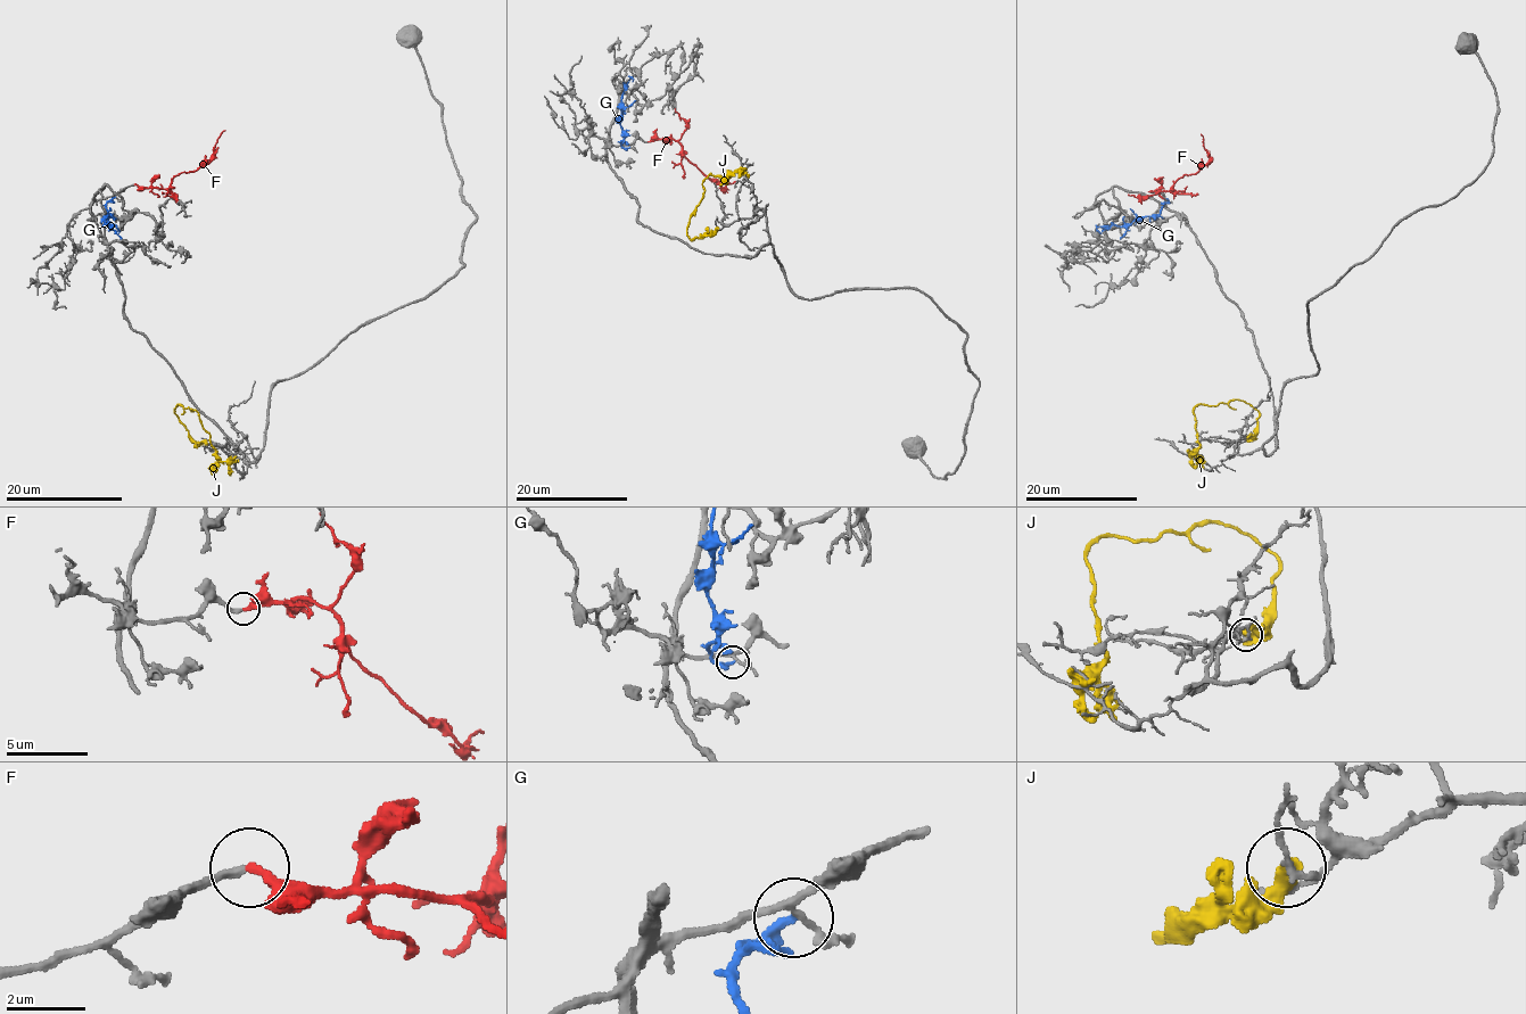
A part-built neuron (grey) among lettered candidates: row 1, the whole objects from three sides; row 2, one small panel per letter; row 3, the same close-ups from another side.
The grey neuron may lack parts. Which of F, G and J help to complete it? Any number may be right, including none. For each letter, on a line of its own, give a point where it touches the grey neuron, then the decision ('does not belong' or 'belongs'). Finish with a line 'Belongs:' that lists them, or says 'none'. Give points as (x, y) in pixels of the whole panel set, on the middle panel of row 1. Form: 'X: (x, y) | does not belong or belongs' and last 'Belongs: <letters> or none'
F: (649, 141) | belongs
G: (628, 147) | does not belong
J: (716, 228) | does not belong
Belongs: F

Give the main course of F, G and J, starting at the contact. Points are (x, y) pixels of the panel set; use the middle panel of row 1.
F: (648, 141), (676, 140), (683, 154), (723, 189), (735, 181)
G: (628, 147), (621, 146), (620, 116), (623, 91), (629, 76), (633, 81)
J: (717, 229), (692, 239), (687, 232), (702, 182), (711, 173), (741, 176)

